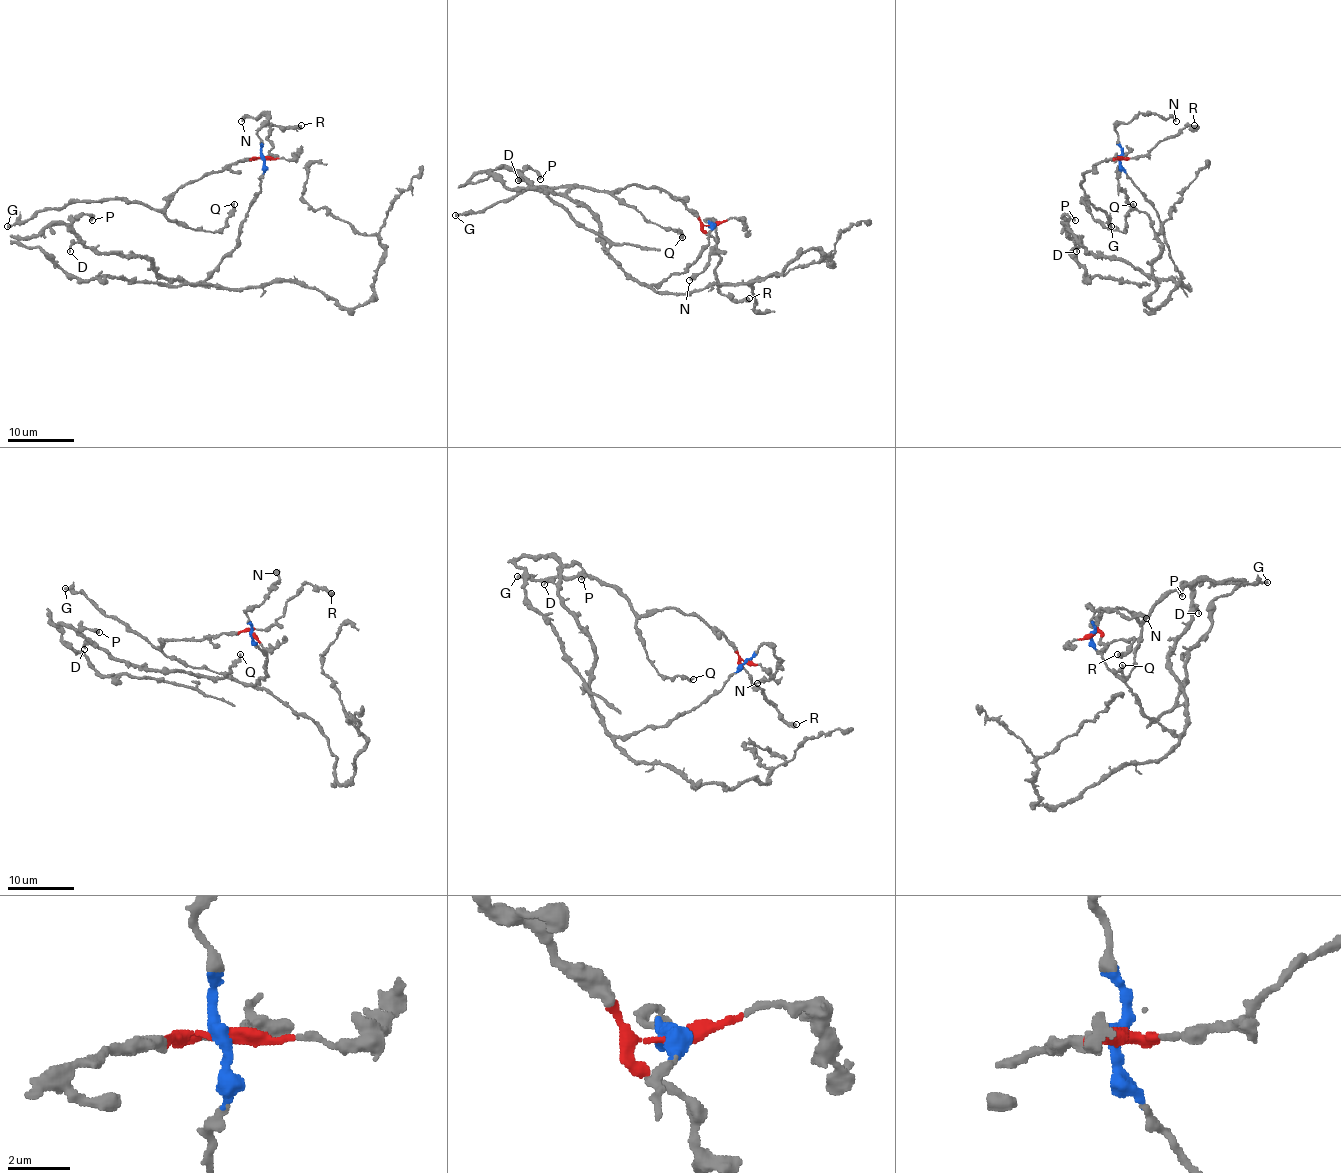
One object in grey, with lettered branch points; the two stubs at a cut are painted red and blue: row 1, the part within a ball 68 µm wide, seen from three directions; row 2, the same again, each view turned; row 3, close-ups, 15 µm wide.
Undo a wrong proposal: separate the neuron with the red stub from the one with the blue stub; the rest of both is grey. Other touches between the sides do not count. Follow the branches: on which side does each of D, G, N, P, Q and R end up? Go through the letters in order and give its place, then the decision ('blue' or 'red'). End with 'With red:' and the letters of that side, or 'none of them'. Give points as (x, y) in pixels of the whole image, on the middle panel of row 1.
D: (518, 180) | blue
G: (455, 215) | red
N: (689, 280) | blue
P: (540, 179) | blue
Q: (682, 237) | red
R: (749, 298) | red
With red: G, Q, R

